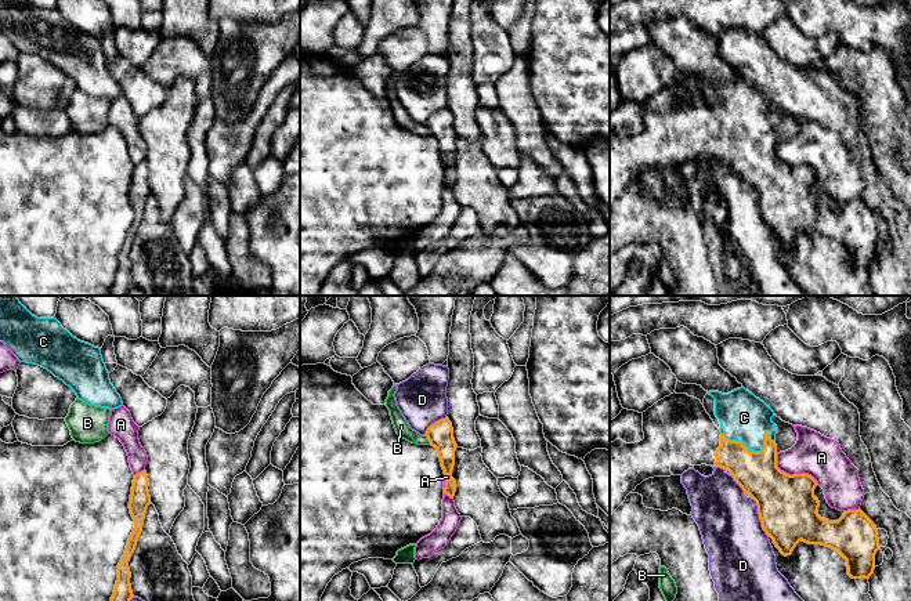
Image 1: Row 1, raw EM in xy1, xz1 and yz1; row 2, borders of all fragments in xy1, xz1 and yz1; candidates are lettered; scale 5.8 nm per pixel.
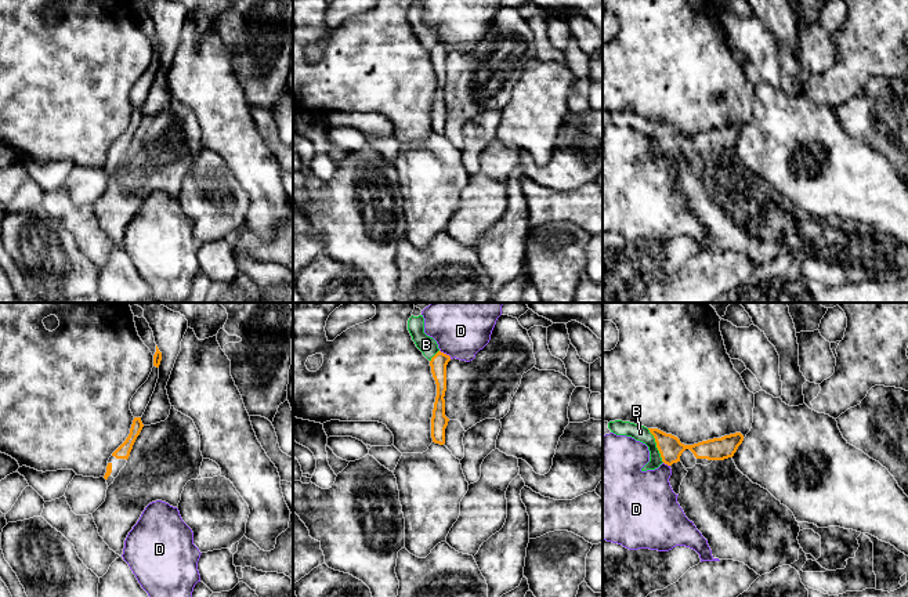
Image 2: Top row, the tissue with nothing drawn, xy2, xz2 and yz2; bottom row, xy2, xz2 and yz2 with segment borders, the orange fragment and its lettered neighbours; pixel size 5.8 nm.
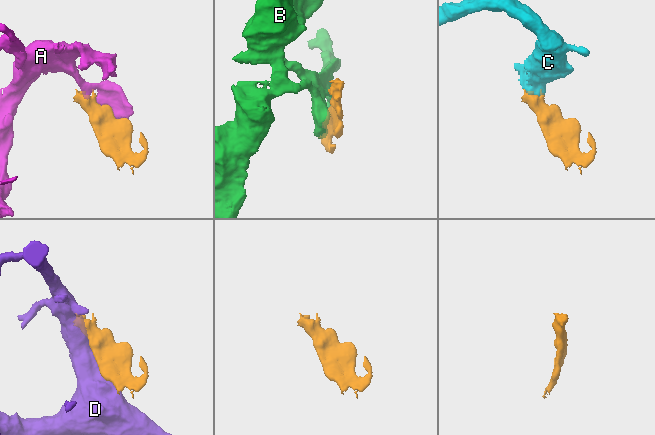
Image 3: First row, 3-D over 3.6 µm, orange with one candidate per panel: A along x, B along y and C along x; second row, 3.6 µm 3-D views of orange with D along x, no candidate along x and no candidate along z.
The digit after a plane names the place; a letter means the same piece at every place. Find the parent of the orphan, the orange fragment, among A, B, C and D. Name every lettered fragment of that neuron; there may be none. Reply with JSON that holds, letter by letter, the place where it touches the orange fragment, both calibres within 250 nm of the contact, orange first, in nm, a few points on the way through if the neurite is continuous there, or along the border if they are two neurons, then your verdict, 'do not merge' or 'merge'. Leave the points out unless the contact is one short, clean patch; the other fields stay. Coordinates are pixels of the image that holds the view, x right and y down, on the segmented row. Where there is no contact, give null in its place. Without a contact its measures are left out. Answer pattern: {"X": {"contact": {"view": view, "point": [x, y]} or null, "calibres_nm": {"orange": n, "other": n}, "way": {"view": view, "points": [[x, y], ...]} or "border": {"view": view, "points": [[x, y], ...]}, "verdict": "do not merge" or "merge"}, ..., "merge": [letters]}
{"A": {"contact": {"view": "yz1", "point": [794, 474]}, "calibres_nm": {"orange": 340, "other": 240}, "verdict": "do not merge"}, "B": {"contact": {"view": "yz2", "point": [657, 445]}, "calibres_nm": {"orange": 140, "other": 90}, "verdict": "do not merge"}, "C": {"contact": {"view": "yz1", "point": [756, 452]}, "calibres_nm": {"orange": 260, "other": 280}, "way": {"view": "yz1", "points": [[774, 491], [756, 473], [756, 452], [748, 444], [744, 417]]}, "verdict": "merge"}, "D": {"contact": {"view": "yz1", "point": [759, 517]}, "calibres_nm": {"orange": 340, "other": 360}, "verdict": "do not merge"}, "merge": ["C"]}

